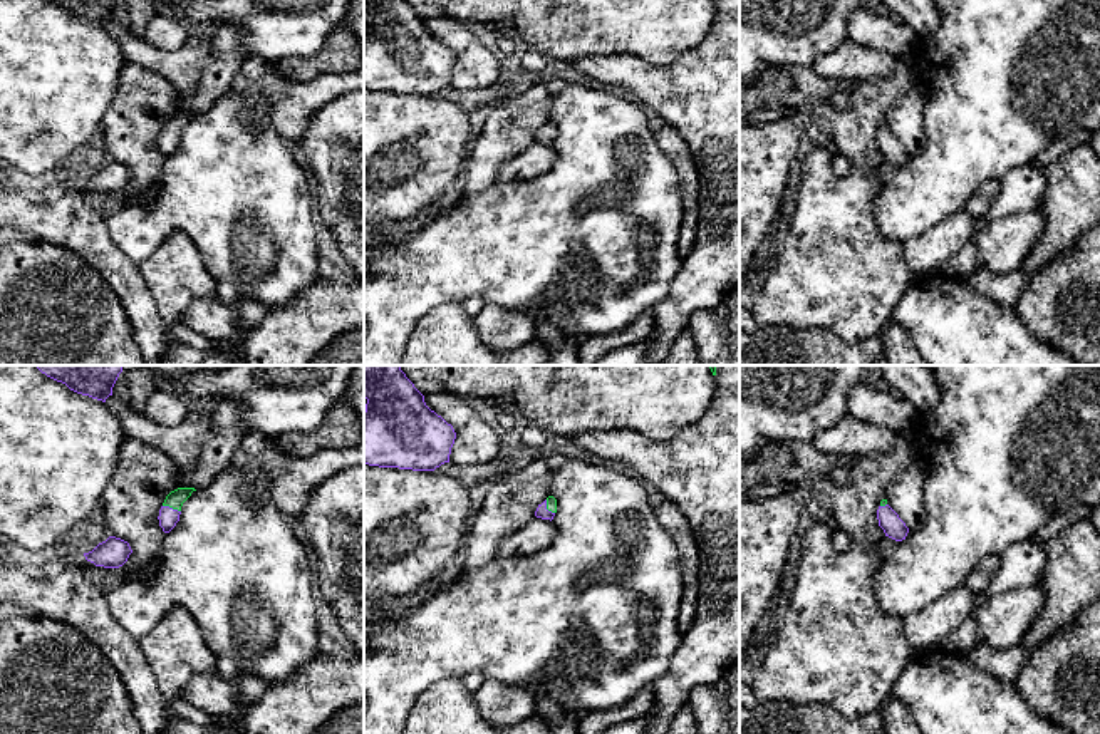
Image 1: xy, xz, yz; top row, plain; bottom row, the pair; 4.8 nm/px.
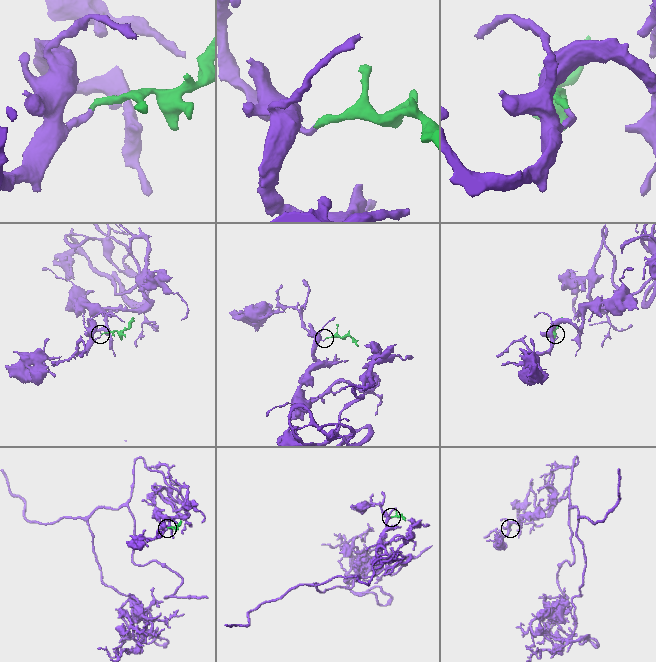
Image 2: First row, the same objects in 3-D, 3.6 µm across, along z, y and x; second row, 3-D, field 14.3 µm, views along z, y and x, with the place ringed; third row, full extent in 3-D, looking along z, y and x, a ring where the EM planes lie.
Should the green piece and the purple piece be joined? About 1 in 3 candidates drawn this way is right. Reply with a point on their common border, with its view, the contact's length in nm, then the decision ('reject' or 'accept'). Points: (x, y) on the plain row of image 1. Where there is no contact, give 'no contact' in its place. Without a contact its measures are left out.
xy (171, 131) | 90 nm | accept

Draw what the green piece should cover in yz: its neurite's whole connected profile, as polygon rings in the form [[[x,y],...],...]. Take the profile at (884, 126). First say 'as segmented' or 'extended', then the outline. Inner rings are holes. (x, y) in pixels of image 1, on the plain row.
extended; [[[887,124],[880,126],[880,131],[877,134],[877,144],[879,144],[879,151],[885,158],[885,161],[889,161],[895,166],[905,164],[909,152],[899,142],[899,139],[887,129]]]

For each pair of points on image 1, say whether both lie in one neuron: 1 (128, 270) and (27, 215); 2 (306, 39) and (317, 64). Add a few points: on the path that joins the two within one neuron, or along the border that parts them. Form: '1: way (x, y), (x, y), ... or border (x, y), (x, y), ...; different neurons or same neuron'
1: way (103, 255), (72, 225), (52, 223); same neuron
2: border (339, 25), (317, 52), (280, 57), (275, 62); different neurons

